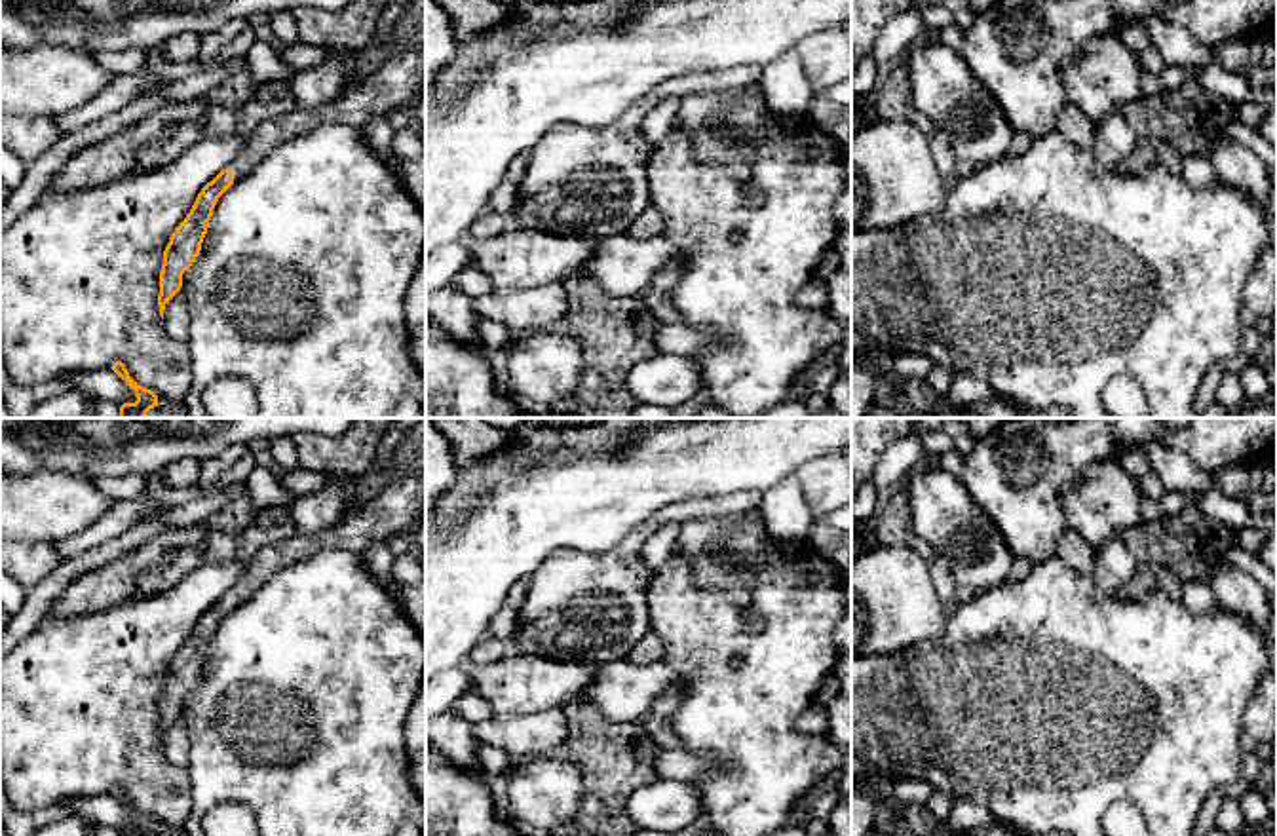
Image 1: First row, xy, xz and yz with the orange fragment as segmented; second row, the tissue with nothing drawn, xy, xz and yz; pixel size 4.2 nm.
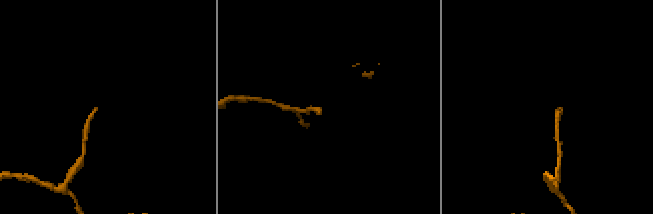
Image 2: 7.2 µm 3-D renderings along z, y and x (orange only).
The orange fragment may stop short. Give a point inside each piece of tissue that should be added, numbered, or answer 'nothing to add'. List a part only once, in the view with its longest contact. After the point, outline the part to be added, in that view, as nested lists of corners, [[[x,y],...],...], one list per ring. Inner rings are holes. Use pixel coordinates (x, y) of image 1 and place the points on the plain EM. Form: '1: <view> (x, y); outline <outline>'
1: xy (400, 502); outline [[[426,473],[386,479],[369,502],[357,502],[333,528],[291,538],[260,549],[245,574],[228,591],[234,608],[251,598],[279,570],[302,562],[321,549],[336,547],[363,555],[372,543],[403,534],[426,511]]]

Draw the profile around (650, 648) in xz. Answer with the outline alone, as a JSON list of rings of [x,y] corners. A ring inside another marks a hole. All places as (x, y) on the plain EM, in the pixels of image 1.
[[[650,631],[629,652],[627,661],[631,661],[635,665],[648,665],[648,663],[661,661],[661,657],[663,657],[663,642],[654,631]]]

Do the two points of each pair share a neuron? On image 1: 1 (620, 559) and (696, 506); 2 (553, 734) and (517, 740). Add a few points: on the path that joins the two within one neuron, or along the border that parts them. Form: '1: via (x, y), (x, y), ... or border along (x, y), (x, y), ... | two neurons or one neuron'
1: via (637, 540), (660, 519), (677, 513) | one neuron
2: via (544, 734), (527, 736) | one neuron

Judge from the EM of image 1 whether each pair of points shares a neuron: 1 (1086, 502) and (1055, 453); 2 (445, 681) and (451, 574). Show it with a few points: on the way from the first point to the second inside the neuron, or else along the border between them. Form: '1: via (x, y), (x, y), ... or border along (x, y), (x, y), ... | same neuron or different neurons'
1: border along (1112, 460), (1097, 460), (1061, 489), (1068, 525) | different neurons
2: border along (464, 664), (445, 671) | different neurons

